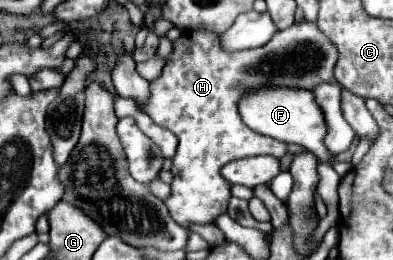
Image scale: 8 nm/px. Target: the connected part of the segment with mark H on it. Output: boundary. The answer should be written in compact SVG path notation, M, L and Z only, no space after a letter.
M313 21L293 23L277 31L269 43L243 51L225 51L221 37L207 29L185 31L181 39L173 41L173 51L161 75L149 83L149 97L145 103L139 103L139 111L179 137L171 169L171 197L165 201L177 225L187 229L191 223L213 223L217 215L227 211L231 185L221 175L221 167L229 159L253 155L281 159L287 153L287 143L259 135L241 121L241 95L251 89L275 85L311 91L321 83L333 81L337 59L335 45Z

